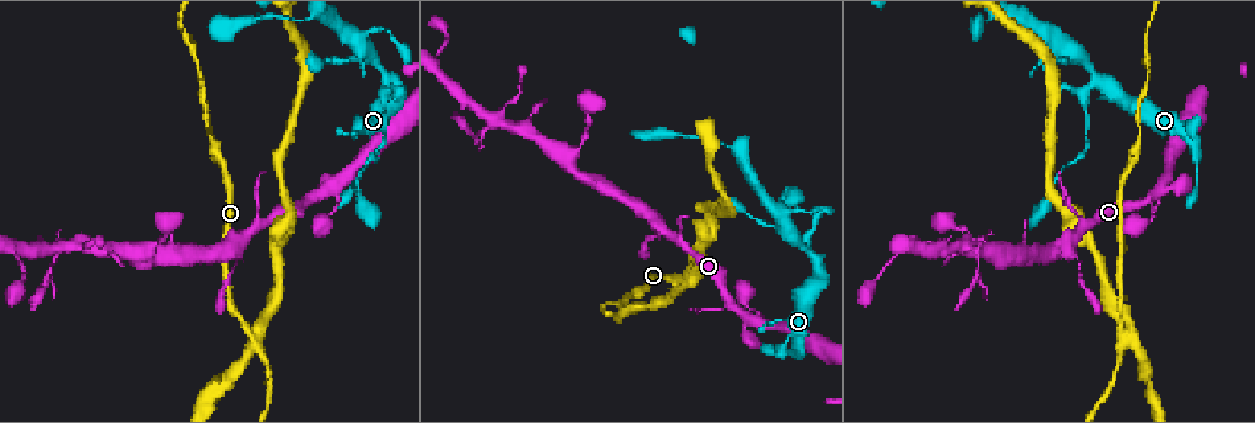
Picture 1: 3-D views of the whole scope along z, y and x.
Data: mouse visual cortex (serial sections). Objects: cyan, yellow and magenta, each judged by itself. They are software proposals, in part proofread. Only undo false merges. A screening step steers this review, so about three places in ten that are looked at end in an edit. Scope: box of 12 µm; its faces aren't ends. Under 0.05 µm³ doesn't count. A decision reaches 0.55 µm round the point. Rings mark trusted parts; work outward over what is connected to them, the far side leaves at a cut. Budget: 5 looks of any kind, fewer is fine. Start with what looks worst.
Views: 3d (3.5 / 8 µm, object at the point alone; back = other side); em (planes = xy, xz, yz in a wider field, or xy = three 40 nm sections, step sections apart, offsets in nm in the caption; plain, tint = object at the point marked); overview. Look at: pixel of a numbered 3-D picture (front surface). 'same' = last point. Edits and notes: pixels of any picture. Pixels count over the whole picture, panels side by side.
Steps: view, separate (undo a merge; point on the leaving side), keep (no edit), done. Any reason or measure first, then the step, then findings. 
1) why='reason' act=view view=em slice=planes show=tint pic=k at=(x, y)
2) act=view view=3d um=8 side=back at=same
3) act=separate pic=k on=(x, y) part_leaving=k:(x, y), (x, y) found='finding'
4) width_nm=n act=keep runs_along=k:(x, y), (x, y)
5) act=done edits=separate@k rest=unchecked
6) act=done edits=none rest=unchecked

why='four-way junction' act=view view=3d um=8 pic=1 at=(254, 336)

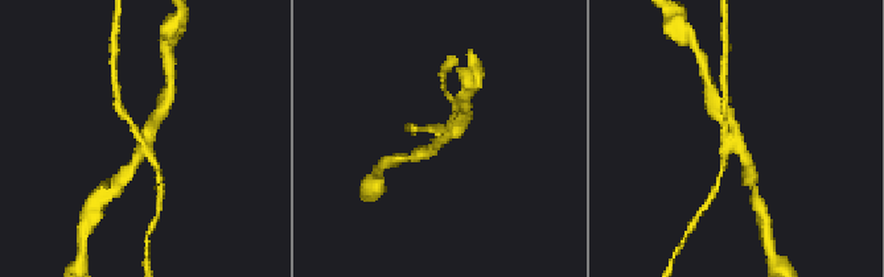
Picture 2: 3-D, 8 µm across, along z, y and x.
act=view view=em slice=xy step=2 show=tint pic=2 at=(733, 141)

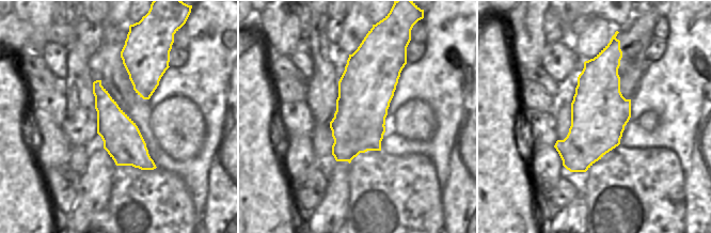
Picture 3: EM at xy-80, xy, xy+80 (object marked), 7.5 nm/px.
arm_widths_nm=150,150,300,350 act=separate pic=2 on=(745, 165) part_leaving=2:(144, 135), (163, 111), (168, 94) found='a second cell is stuck on'

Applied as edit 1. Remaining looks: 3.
why='a narrow waist' act=view view=3d um=8 pic=1 at=(477, 135)

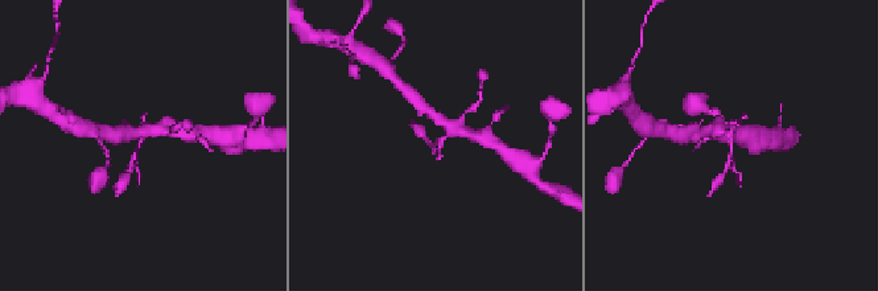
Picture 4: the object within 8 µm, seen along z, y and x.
why='need the tissue' act=view view=em slice=planes show=tint pic=4 at=(135, 153)

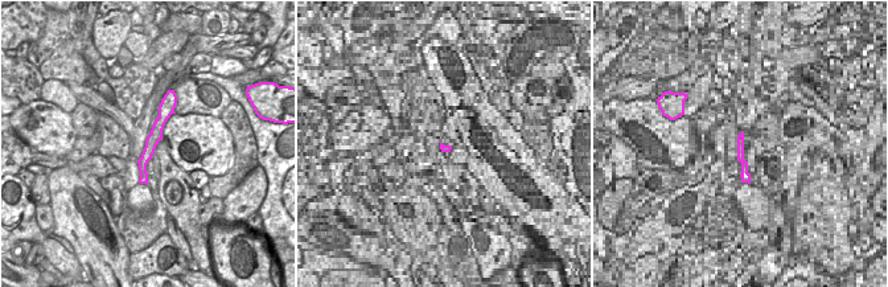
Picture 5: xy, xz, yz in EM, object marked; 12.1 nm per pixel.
act=keep runs_along=4:(156, 128), (143, 136), (120, 185) found='continuous, no second cell'

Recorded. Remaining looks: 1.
act=done edits=separate@2 rest=unchecked

